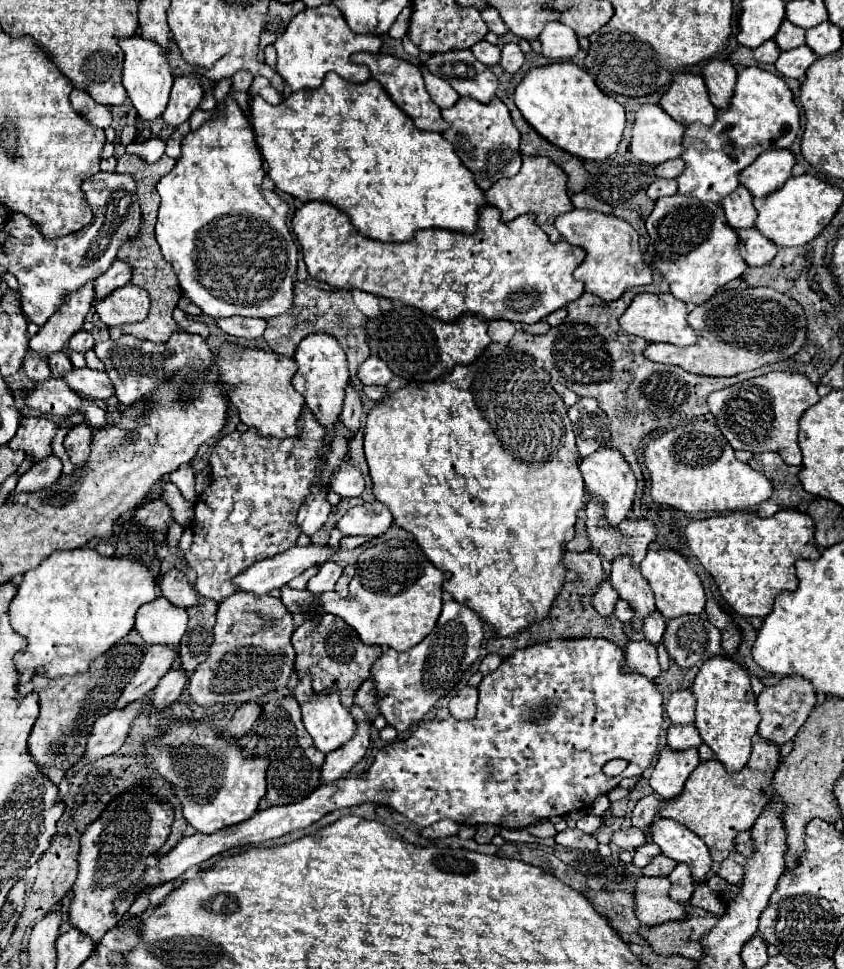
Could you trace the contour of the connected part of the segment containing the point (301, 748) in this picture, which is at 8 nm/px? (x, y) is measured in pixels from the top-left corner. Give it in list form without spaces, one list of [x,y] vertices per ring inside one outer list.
[[[277,691],[273,693],[273,699],[263,705],[261,717],[255,723],[255,735],[259,737],[259,743],[255,747],[255,755],[269,761],[267,767],[267,793],[259,803],[259,809],[269,809],[273,805],[287,805],[305,799],[317,789],[319,771],[325,761],[325,755],[315,749],[311,743],[311,735],[307,733],[299,703],[293,695]]]

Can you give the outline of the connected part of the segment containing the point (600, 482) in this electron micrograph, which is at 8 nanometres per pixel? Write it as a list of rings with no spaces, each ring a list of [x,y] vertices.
[[[599,447],[595,453],[591,453],[589,457],[581,459],[579,463],[579,469],[583,473],[583,481],[585,481],[585,487],[587,487],[587,493],[589,495],[595,495],[603,501],[605,505],[605,517],[611,525],[619,525],[631,505],[633,505],[633,497],[635,497],[635,491],[637,491],[637,479],[629,467],[629,463],[623,459],[623,455],[613,449],[613,447]]]

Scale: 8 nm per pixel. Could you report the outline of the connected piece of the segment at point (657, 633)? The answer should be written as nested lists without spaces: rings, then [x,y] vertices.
[[[659,611],[649,613],[643,619],[643,633],[645,633],[645,639],[649,639],[655,645],[659,645],[661,643],[661,637],[665,633],[665,617],[659,615]]]

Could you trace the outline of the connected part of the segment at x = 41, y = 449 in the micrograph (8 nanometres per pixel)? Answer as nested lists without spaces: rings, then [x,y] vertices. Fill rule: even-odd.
[[[25,417],[17,429],[17,435],[9,441],[11,449],[21,449],[31,461],[43,461],[49,457],[57,423],[51,417]]]

